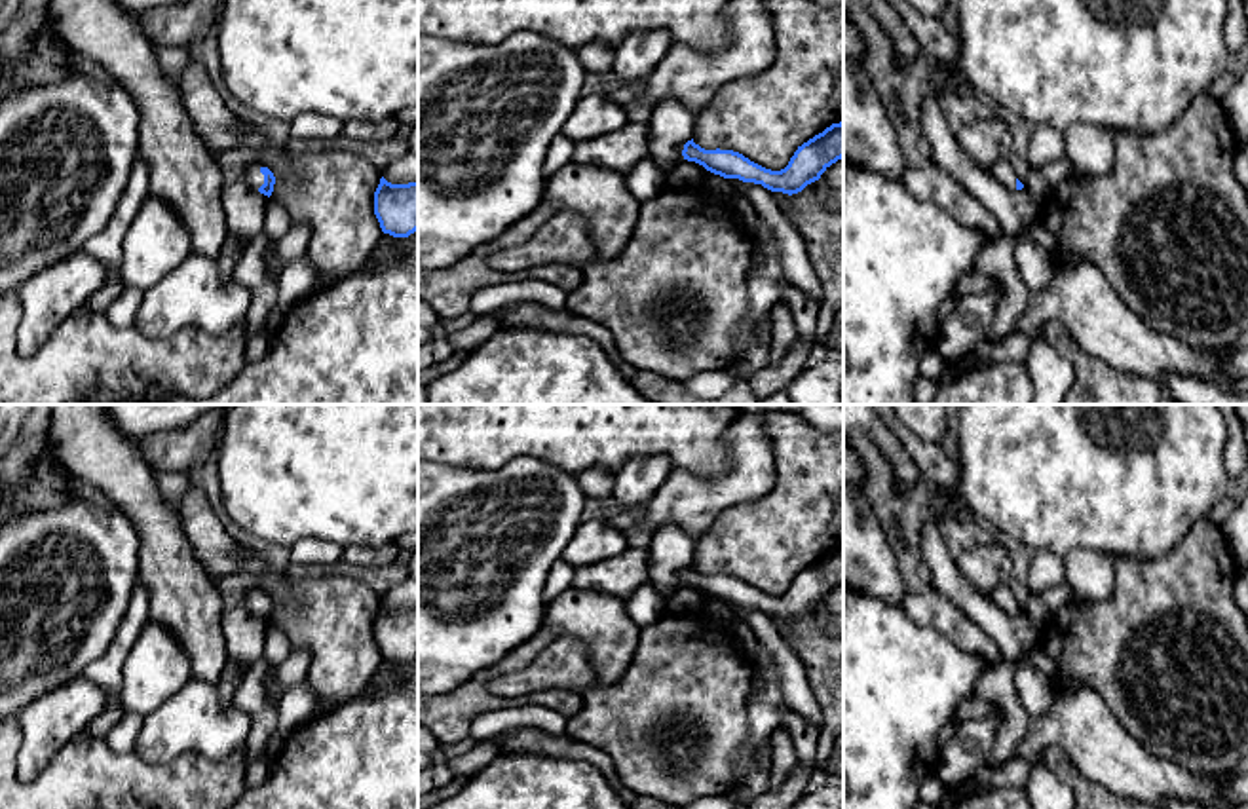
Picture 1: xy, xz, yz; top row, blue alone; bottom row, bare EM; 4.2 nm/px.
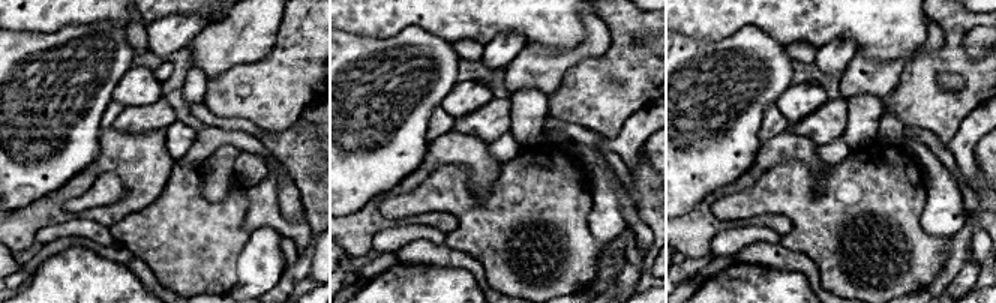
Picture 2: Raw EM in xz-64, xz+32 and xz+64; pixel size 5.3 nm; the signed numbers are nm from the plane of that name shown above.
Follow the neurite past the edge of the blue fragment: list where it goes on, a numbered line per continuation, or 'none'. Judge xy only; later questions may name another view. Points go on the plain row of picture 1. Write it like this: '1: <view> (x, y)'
1: xy (255, 604)

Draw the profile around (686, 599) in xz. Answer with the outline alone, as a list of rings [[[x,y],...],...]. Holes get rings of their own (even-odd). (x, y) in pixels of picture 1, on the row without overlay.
[[[682,585],[669,600],[667,613],[684,615],[705,610],[705,596],[699,589]]]

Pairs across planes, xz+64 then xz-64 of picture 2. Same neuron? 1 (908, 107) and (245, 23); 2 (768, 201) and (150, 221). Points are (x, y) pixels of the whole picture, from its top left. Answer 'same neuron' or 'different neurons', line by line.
1: different neurons
2: same neuron

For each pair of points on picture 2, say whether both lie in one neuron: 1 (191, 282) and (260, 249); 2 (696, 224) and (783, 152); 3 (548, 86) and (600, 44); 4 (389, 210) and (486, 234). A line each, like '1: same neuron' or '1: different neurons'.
1: different neurons
2: same neuron
3: same neuron
4: same neuron

